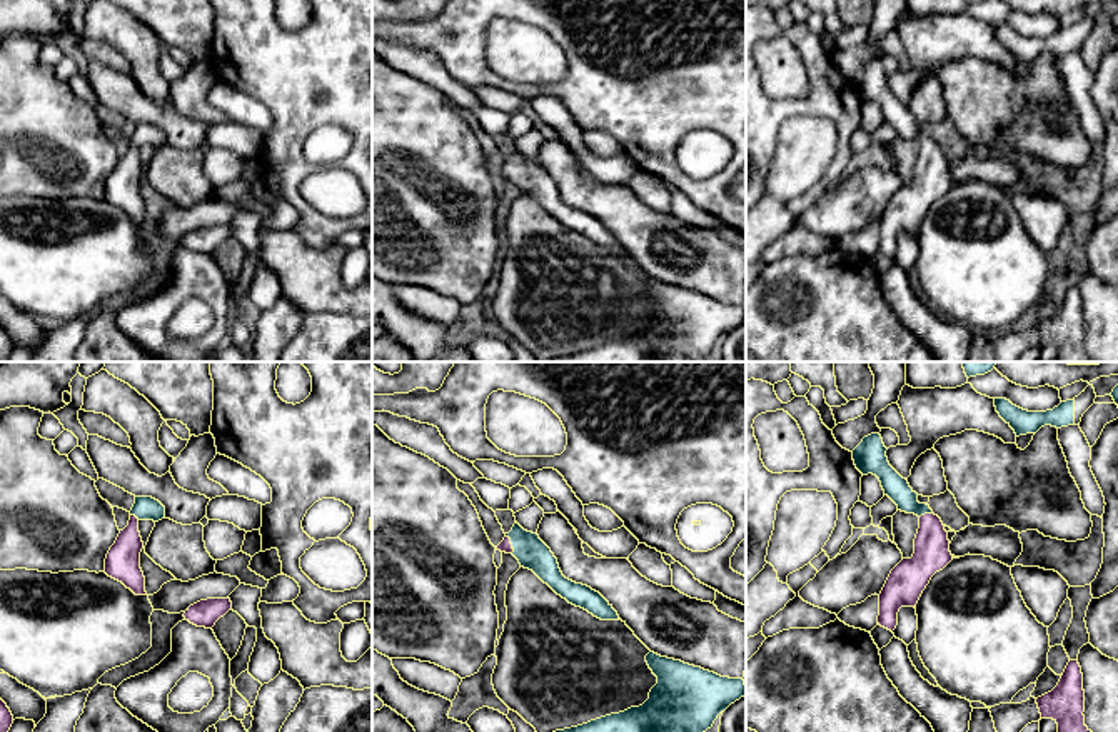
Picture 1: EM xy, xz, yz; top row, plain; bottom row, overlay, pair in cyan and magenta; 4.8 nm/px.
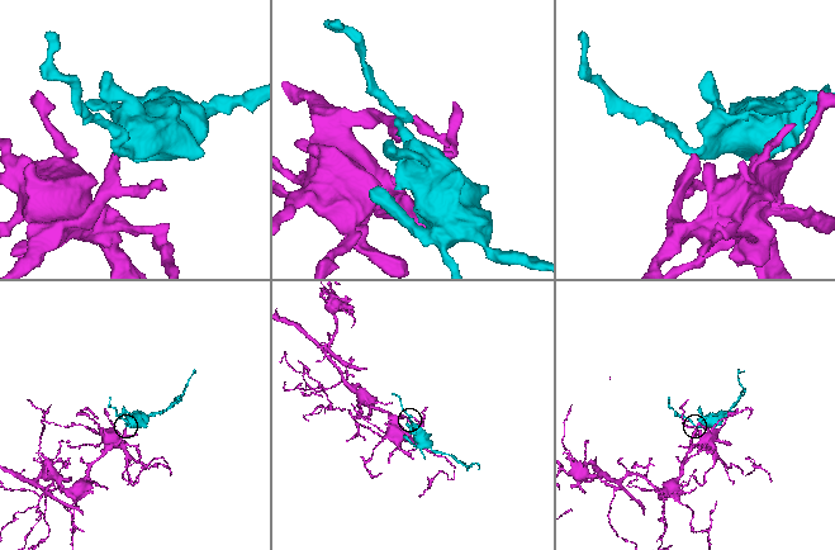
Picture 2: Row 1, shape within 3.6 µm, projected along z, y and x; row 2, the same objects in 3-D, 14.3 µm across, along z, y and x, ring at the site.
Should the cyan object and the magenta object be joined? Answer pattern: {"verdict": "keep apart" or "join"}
{"verdict": "join"}

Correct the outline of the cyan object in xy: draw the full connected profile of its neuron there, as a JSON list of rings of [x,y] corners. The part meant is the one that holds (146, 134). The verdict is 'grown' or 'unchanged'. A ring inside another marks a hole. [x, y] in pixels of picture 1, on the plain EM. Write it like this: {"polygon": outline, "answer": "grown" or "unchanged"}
{"polygon": [[[135,123],[128,152],[120,157],[115,170],[107,180],[103,198],[122,208],[135,222],[147,222],[145,203],[140,195],[140,178],[144,175],[144,168],[138,158],[138,148],[159,148],[162,145],[165,145],[165,133],[159,127],[152,123]]], "answer": "grown"}

